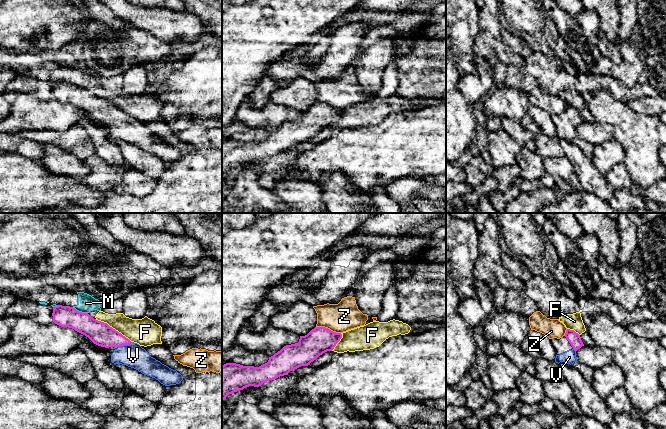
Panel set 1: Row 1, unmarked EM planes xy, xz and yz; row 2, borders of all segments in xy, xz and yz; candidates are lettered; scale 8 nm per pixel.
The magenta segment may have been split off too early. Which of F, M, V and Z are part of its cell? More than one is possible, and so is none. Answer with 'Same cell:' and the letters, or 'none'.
Same cell: V

